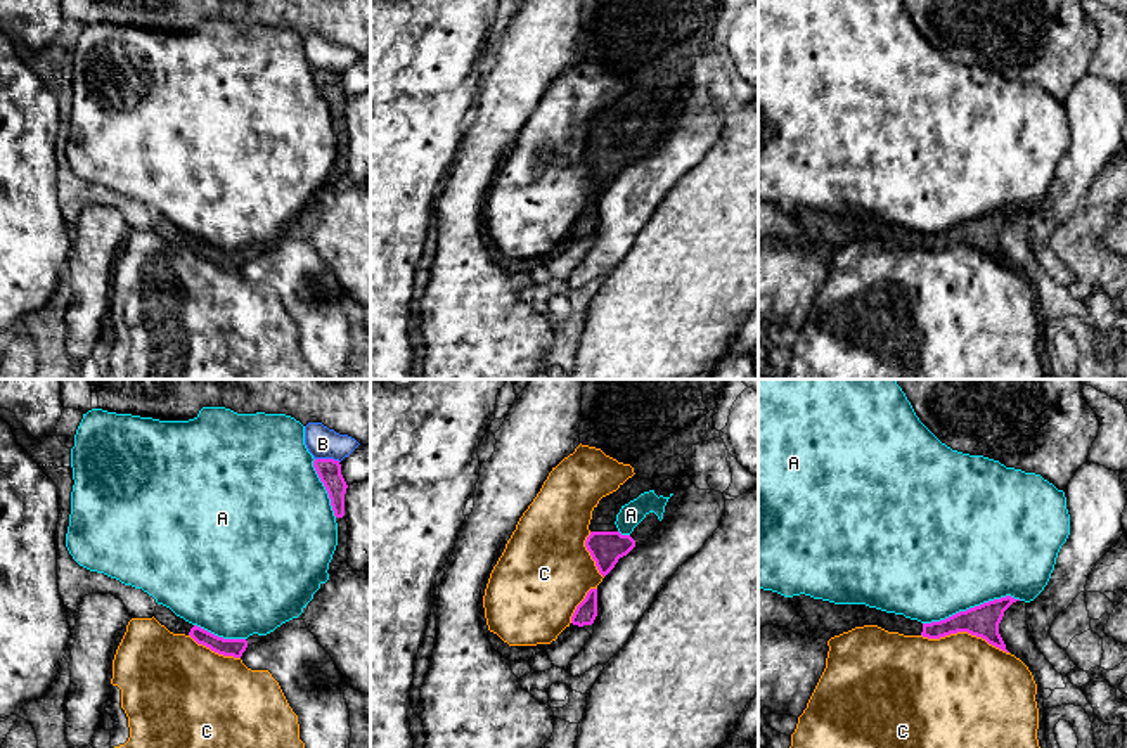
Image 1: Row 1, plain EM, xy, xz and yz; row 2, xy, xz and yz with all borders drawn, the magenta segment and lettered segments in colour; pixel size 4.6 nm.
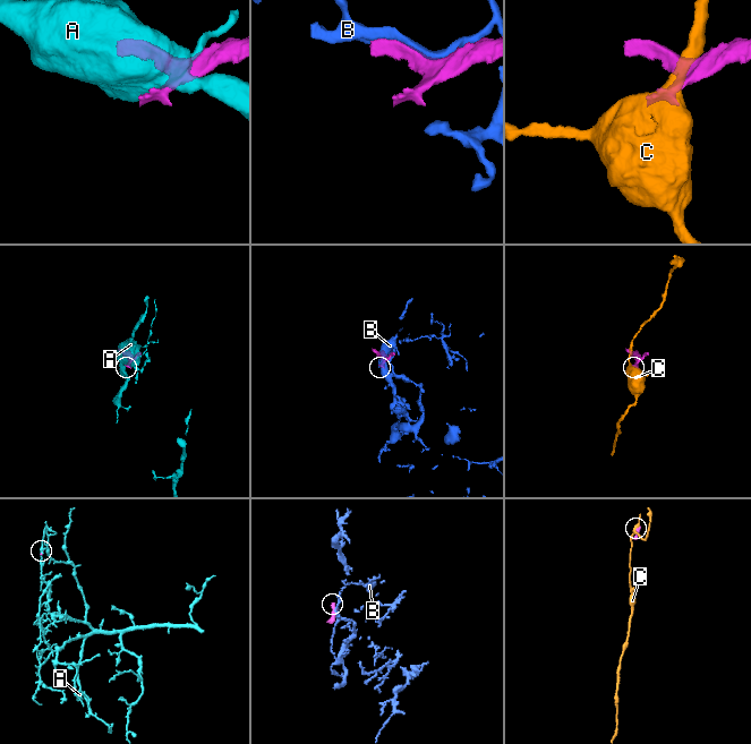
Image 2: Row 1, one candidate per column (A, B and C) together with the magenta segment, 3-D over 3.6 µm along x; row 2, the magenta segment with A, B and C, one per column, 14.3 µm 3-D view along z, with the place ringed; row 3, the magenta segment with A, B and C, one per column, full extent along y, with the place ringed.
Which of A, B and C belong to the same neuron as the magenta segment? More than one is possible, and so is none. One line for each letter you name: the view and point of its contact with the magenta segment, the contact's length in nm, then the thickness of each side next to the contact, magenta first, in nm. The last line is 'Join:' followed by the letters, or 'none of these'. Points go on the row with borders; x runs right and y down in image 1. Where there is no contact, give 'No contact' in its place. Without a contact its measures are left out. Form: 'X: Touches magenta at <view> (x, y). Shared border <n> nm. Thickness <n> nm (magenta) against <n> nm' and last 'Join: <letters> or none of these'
Join: none of these

